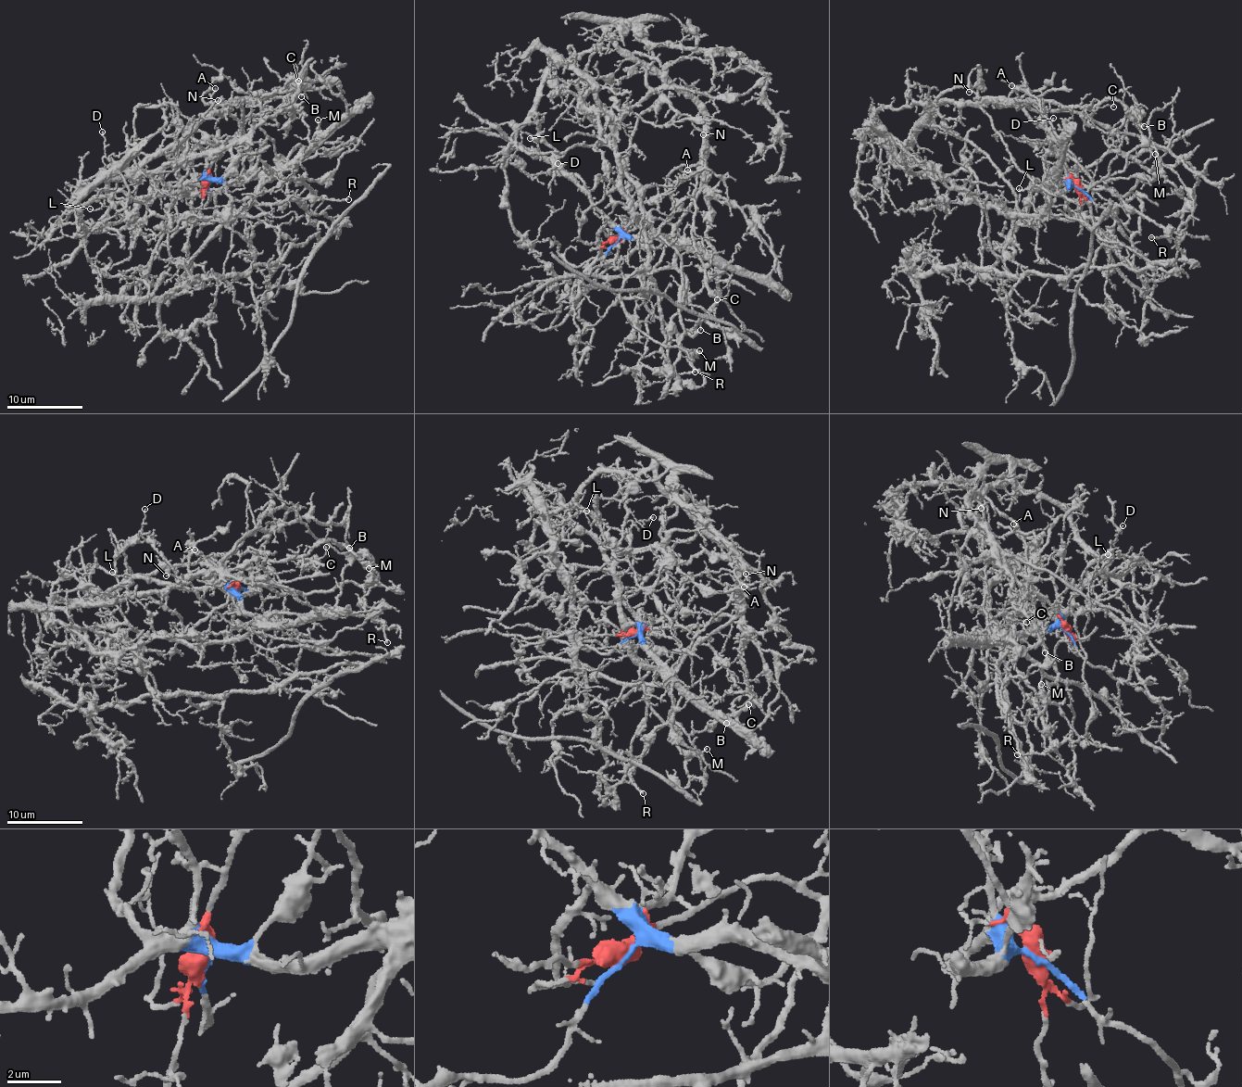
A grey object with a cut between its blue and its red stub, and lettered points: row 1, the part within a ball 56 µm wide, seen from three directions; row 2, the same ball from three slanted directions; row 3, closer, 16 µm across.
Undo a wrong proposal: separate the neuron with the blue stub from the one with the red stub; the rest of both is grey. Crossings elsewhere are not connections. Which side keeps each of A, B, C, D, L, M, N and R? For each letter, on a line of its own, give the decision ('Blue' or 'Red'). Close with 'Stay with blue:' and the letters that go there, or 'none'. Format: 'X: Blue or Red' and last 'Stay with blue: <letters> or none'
A: Red
B: Red
C: Red
D: Blue
L: Blue
M: Red
N: Red
R: Blue
Stay with blue: D, L, R

